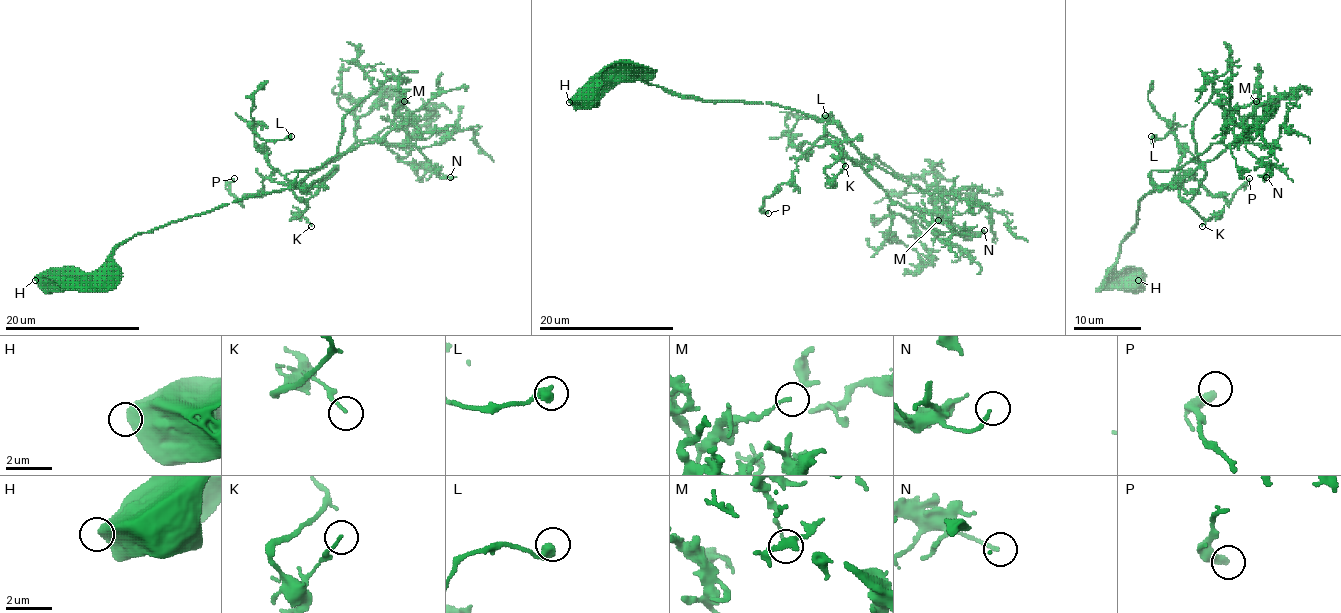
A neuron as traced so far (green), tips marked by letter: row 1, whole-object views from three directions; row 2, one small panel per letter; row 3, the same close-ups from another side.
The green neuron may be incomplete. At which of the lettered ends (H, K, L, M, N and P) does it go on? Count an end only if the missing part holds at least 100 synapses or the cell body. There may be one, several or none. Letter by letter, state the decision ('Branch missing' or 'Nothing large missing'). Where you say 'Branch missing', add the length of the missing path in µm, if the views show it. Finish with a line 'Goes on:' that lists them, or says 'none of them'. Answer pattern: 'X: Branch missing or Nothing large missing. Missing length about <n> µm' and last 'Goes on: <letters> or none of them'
H: Nothing large missing
K: Nothing large missing
L: Nothing large missing
M: Nothing large missing
N: Nothing large missing
P: Nothing large missing
Goes on: none of them

